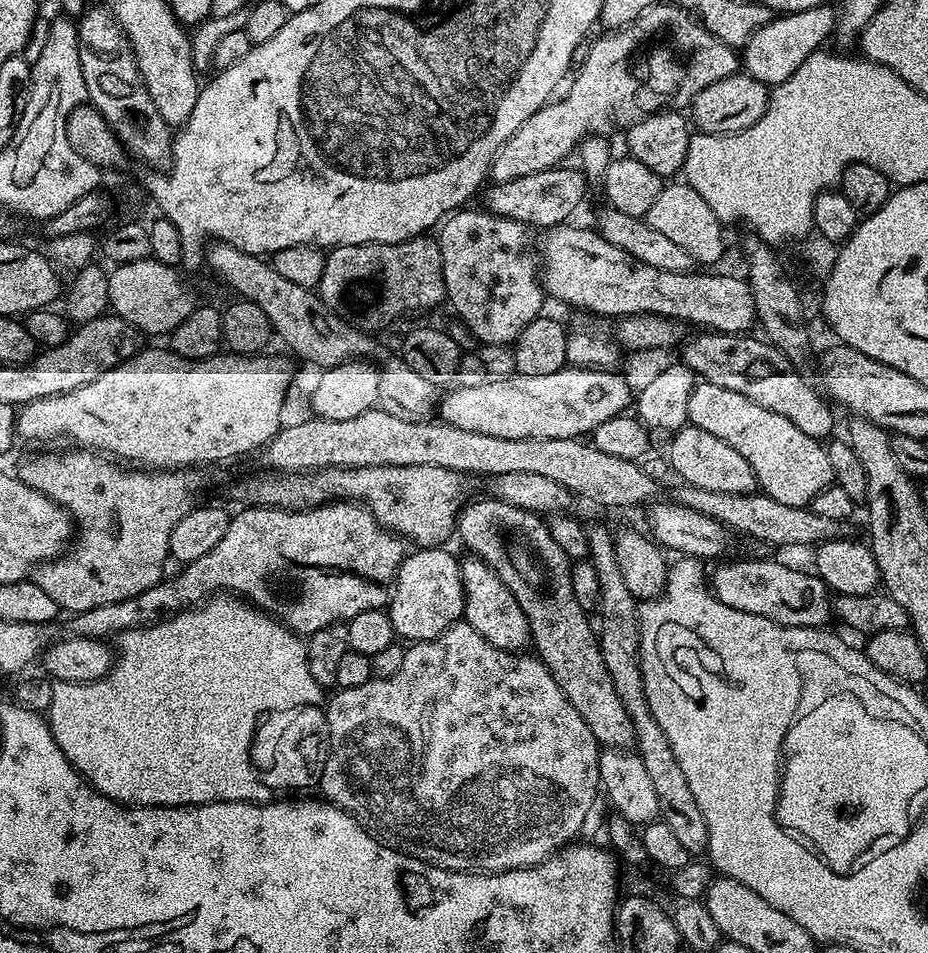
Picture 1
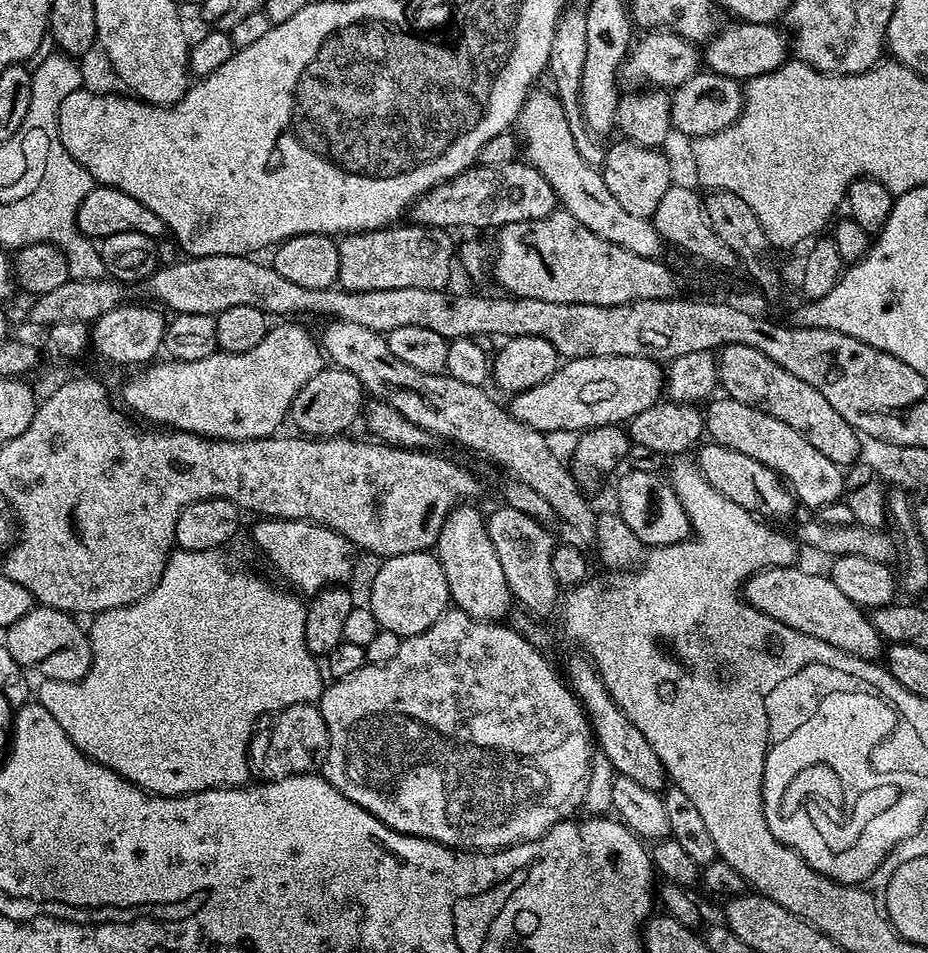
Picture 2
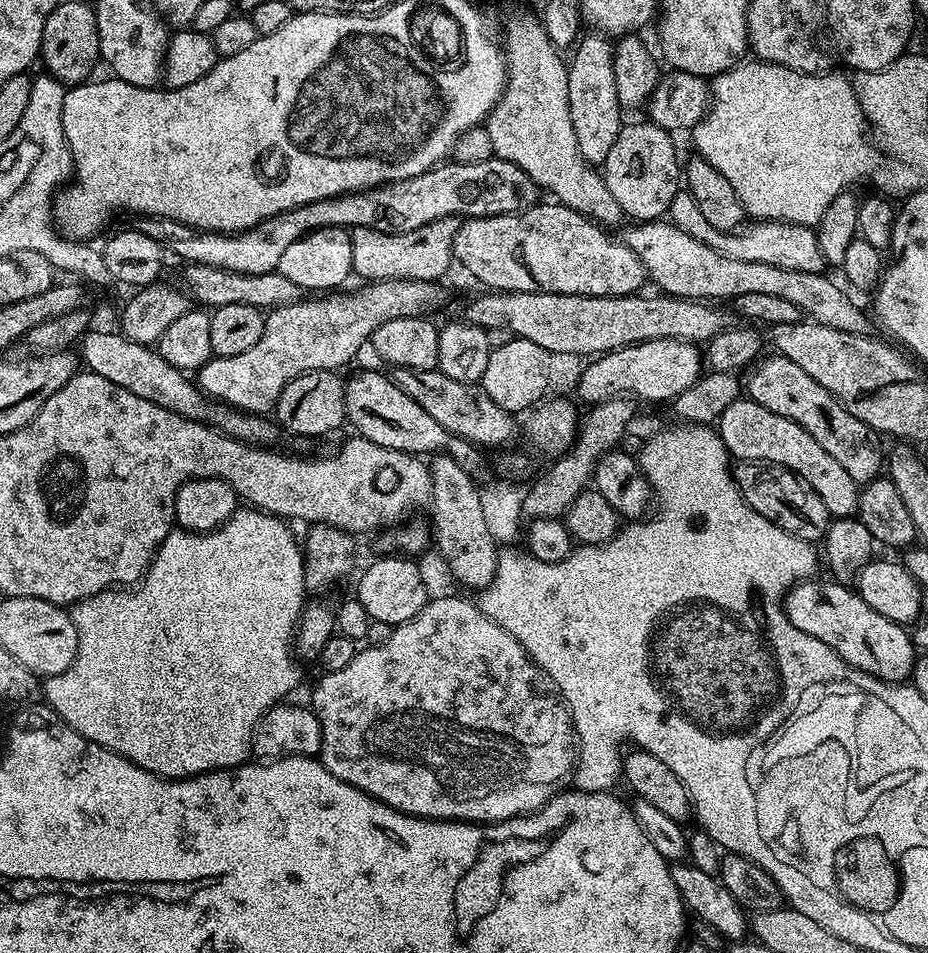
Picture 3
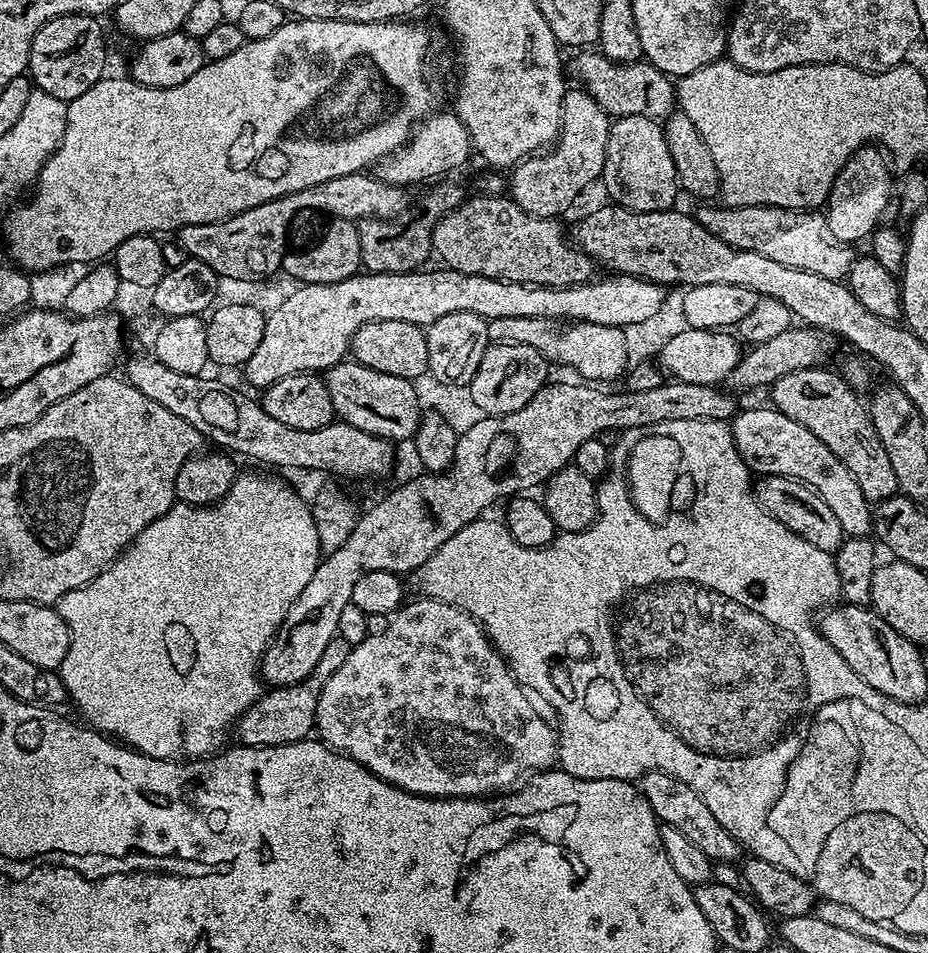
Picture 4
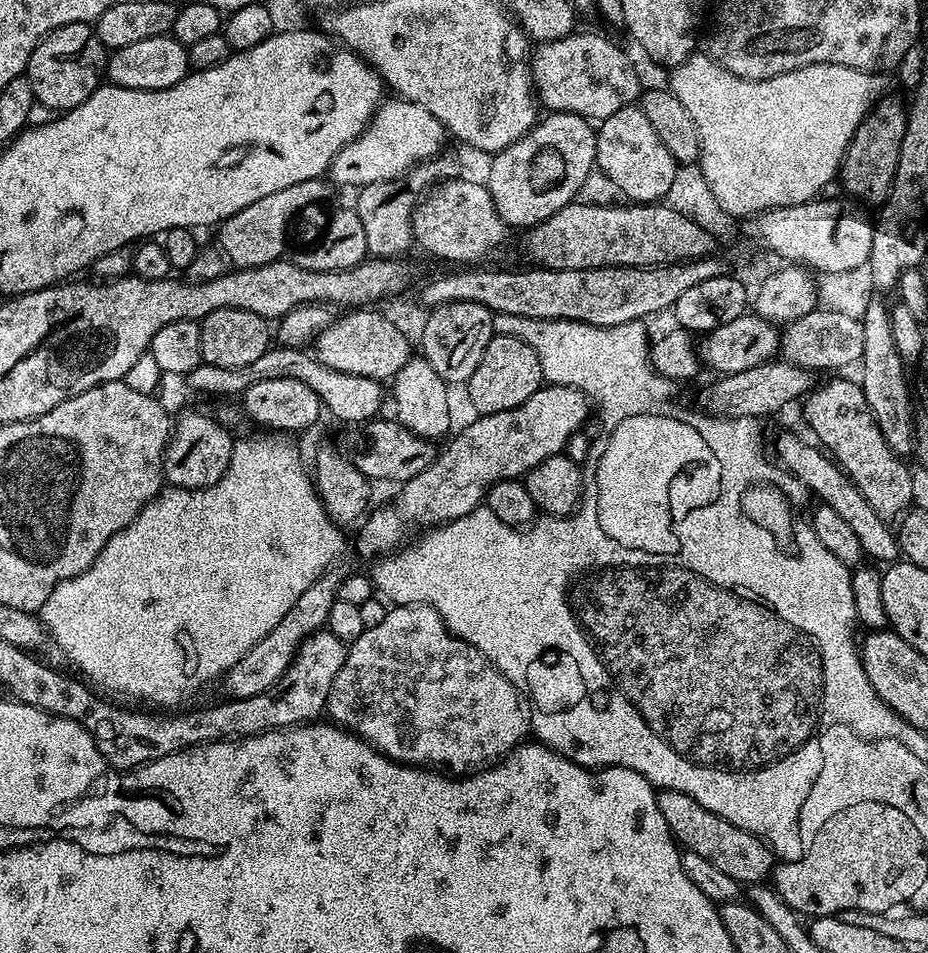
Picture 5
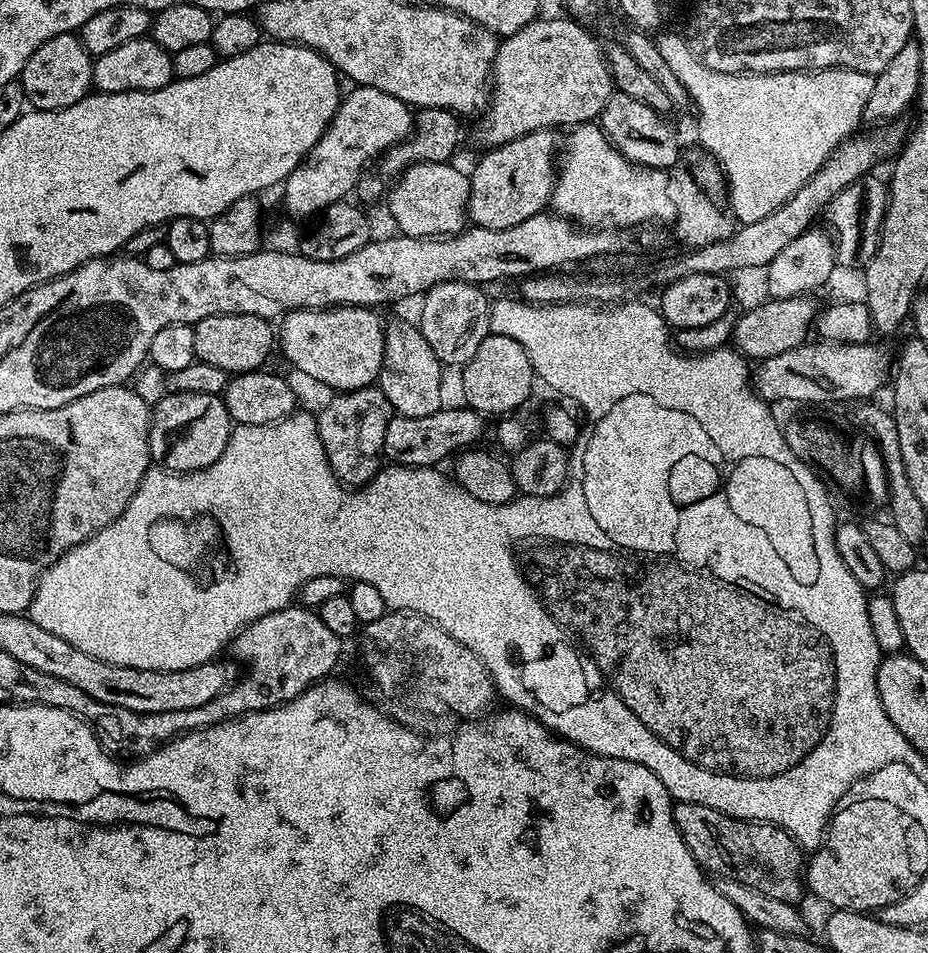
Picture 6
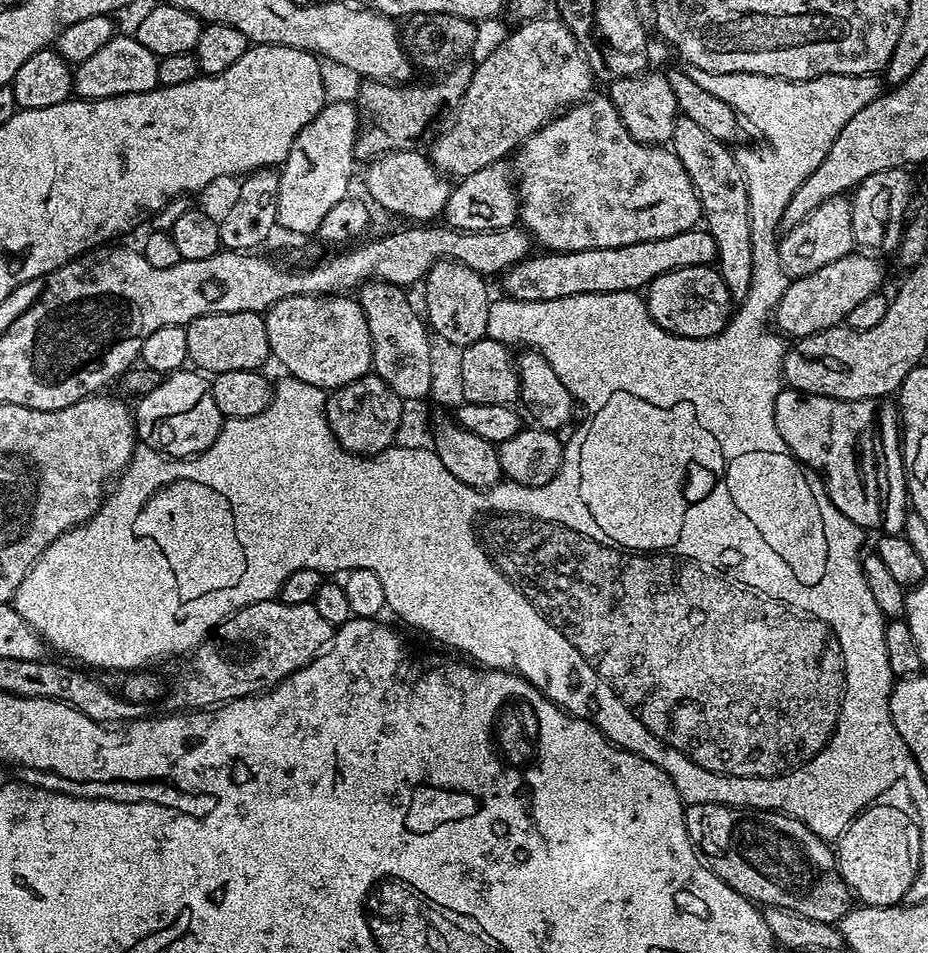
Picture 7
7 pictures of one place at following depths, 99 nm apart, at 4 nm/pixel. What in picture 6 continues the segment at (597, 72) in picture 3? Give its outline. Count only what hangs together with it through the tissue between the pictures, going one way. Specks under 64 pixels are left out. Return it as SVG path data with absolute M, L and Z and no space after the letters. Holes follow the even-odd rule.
M543 128L537 132L526 134L522 138L514 138L505 144L499 144L496 148L487 149L483 154L484 157L476 164L476 169L471 169L470 179L472 185L470 186L470 198L468 199L468 219L475 227L489 228L490 230L502 230L510 226L518 226L518 222L526 222L526 218L530 218L534 214L545 211L549 207L552 199L552 191L556 185L556 173L558 171L558 147L556 148L556 135L557 133L551 128Z

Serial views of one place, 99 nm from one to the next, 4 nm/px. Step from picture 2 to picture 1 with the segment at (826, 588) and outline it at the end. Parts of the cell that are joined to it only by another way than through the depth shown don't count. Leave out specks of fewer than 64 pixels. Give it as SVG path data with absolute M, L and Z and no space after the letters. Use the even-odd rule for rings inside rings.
M731 560L717 563L716 570L710 574L710 591L716 599L726 602L726 606L795 628L824 628L827 620L833 619L834 600L830 589L811 571L799 572L776 560Z

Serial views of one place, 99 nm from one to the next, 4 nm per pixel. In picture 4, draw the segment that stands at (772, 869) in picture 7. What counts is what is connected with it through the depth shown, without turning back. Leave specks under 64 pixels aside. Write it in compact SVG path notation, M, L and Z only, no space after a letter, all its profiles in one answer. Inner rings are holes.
M646 772L639 777L638 787L650 802L650 810L654 810L657 821L666 826L674 826L674 830L694 842L694 846L698 846L698 850L702 850L702 854L706 854L709 860L736 862L736 859L741 859L742 849L739 842L721 826L714 814L710 814L710 806L702 802L702 798L689 784L666 772Z

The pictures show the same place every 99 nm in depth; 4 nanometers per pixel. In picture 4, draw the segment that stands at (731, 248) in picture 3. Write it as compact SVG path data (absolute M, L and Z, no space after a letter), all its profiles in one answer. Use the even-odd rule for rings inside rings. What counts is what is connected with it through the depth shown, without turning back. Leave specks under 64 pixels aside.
M712 202L701 203L699 205L700 209L695 209L694 212L696 221L702 226L706 226L706 230L710 230L710 234L714 234L714 238L722 238L722 242L726 242L738 250L754 250L754 254L762 254L766 258L772 259L773 262L782 262L782 266L794 266L794 270L810 270L810 274L822 274L822 278L830 278L831 280L843 281L847 277L854 259L854 252L851 252L853 249L834 238L830 232L830 226L827 225L827 218L823 211L805 210L803 208L771 208L770 206L742 206L741 208L719 206L720 208L715 208L714 205L715 203Z

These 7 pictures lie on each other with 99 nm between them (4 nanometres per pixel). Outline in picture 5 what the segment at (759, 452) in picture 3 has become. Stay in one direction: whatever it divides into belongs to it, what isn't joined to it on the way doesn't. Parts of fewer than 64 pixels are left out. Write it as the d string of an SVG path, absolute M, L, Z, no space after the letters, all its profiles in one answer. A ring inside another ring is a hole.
M784 432L776 440L775 459L789 474L797 476L805 489L811 495L813 492L817 496L815 499L819 503L834 506L834 511L854 529L858 542L862 542L865 557L873 556L876 560L884 560L883 562L899 561L902 553L900 543L896 541L893 525L878 518L878 513L870 507L870 502L866 502L866 498L862 498L860 491L852 485L847 472L828 455L827 451L821 450L815 443L812 444L799 440L792 432Z

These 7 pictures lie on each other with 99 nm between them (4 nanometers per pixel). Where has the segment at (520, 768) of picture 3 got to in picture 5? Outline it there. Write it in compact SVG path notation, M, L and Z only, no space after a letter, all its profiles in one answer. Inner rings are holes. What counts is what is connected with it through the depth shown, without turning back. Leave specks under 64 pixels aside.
M428 604L389 607L379 626L366 628L362 638L348 645L346 662L330 686L326 712L339 727L347 728L392 760L439 766L452 774L471 774L491 766L530 736L525 697L477 648L455 636Z

